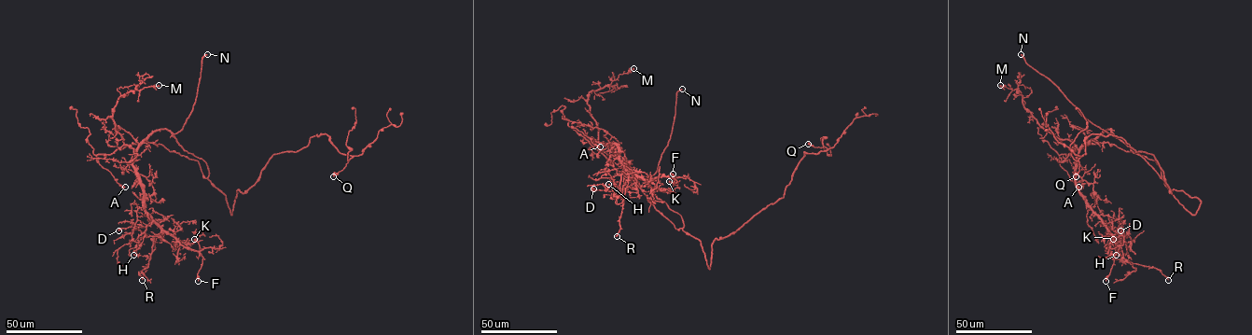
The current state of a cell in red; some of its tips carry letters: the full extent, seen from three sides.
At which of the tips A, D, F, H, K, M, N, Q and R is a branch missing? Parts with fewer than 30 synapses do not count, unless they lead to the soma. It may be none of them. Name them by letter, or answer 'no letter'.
N

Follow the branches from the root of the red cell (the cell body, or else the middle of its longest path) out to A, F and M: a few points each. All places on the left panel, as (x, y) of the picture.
A: (225, 195), (204, 176), (198, 160), (152, 142), (132, 144), (110, 154), (96, 156), (97, 161), (125, 187)
F: (225, 195), (198, 160), (146, 139), (137, 148), (132, 166), (144, 208), (202, 258), (198, 281)
M: (225, 195), (198, 160), (146, 139), (134, 149), (115, 130), (118, 99), (159, 85)

